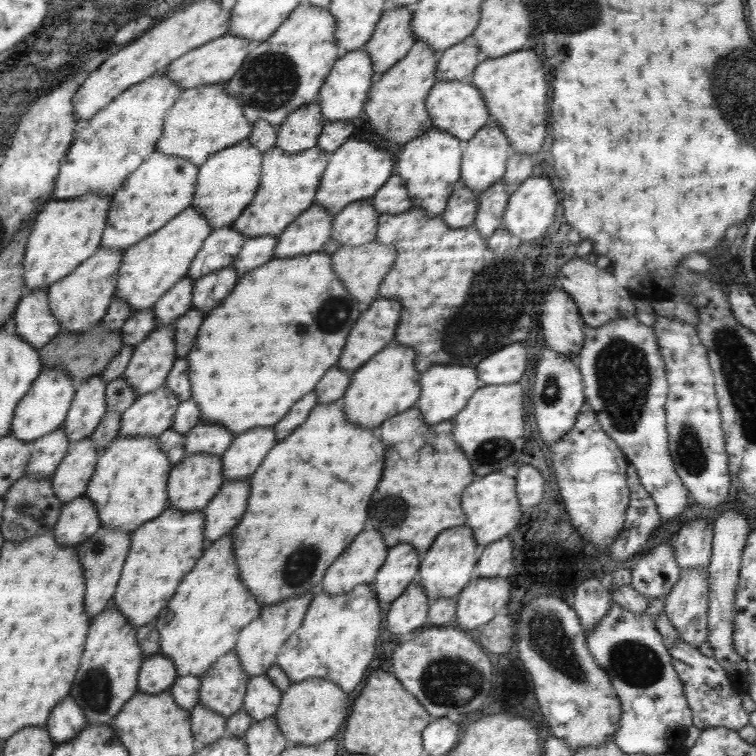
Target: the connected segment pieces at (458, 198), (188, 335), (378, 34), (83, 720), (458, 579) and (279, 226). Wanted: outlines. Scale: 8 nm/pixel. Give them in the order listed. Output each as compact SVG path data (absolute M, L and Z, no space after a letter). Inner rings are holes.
M461 184L455 187L441 214L449 228L464 228L473 224L478 208L477 195Z
M191 307L173 323L175 334L174 346L176 346L176 356L178 359L187 358L192 345L196 342L198 329L200 324L202 324L204 316L206 316L204 312L198 312L196 308Z
M388 6L384 10L364 47L376 78L405 58L415 44L410 21L412 12L406 6Z
M72 696L62 698L50 711L47 724L44 727L55 746L60 746L62 742L70 742L76 738L88 725L87 718L82 712L82 708L74 702Z
M466 525L444 530L421 556L418 578L430 603L438 598L457 596L476 575L479 546Z
M276 146L262 153L262 170L260 175L260 184L258 185L254 198L250 204L242 210L242 214L233 222L233 228L245 239L272 236L278 238L280 234L294 222L307 208L310 208L316 198L315 194L320 185L320 179L324 174L324 169L328 164L329 157L326 152L318 146L304 150L300 154L286 154L285 151L279 150Z

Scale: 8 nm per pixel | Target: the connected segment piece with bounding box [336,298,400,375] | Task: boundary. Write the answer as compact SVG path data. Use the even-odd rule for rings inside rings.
M384 298L372 302L370 308L356 320L354 328L350 330L348 342L344 345L336 365L351 375L374 354L393 344L398 316L398 302L390 302Z

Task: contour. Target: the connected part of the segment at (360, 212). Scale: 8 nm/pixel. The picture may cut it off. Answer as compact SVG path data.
M372 198L350 202L332 218L330 240L336 240L340 246L362 246L374 241L377 234L378 215L372 206Z

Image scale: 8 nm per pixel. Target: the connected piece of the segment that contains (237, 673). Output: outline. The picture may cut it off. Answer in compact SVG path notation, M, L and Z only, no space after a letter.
M234 648L214 662L200 678L199 702L218 716L228 718L243 708L248 674L238 663Z

